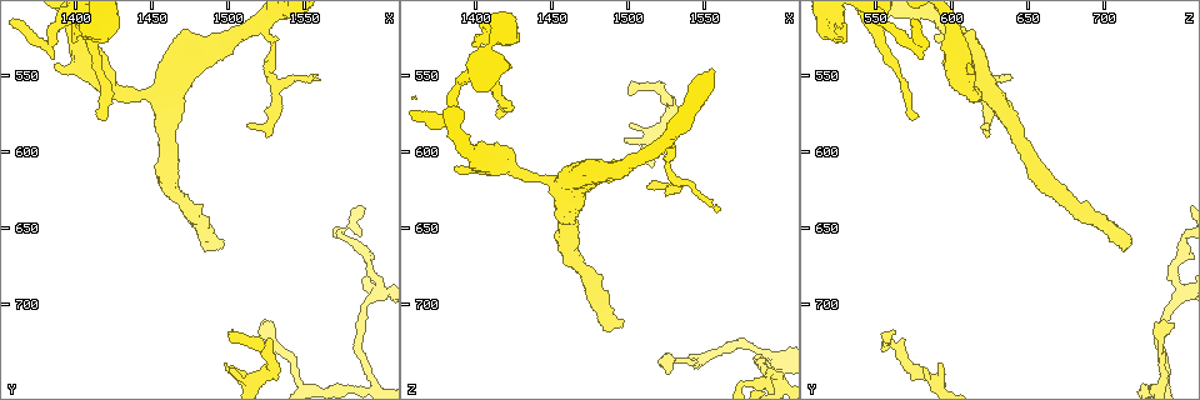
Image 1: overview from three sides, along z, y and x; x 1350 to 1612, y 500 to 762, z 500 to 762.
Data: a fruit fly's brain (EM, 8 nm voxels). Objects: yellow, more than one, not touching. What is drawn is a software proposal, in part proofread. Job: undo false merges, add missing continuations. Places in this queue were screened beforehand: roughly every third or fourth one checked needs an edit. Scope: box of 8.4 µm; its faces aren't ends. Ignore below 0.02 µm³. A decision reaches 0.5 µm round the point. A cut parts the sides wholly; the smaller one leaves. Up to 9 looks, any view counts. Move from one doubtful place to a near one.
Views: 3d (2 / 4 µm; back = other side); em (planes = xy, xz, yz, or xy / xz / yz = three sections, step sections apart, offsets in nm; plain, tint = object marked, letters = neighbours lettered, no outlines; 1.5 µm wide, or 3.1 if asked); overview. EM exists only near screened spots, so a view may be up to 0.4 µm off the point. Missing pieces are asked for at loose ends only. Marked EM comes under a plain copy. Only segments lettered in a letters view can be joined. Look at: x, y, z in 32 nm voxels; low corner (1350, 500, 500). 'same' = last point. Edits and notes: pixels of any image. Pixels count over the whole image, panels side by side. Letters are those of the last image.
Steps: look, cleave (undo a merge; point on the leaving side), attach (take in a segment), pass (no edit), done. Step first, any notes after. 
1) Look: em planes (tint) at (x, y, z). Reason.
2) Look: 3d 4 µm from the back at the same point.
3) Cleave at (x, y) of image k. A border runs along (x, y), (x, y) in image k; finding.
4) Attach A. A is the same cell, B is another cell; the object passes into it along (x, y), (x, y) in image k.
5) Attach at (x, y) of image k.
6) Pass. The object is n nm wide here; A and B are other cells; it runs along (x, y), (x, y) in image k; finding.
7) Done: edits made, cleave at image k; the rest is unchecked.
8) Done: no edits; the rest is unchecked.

Look: em planes (tint) at (1418, 578, 578). An open end.

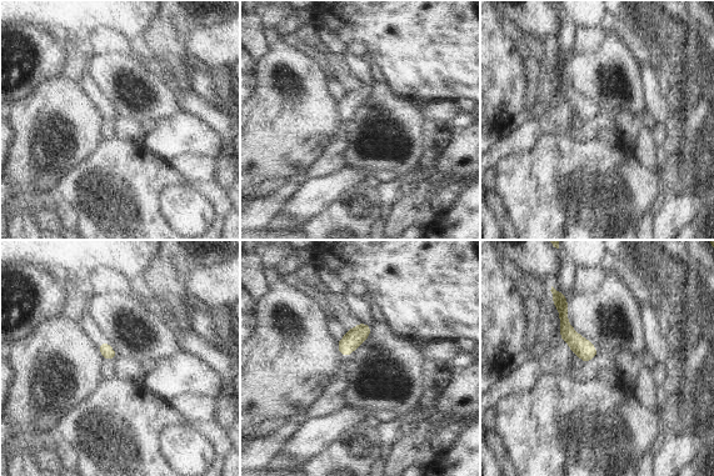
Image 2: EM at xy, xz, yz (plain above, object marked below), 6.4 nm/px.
Look: em planes (letters) at the same point.

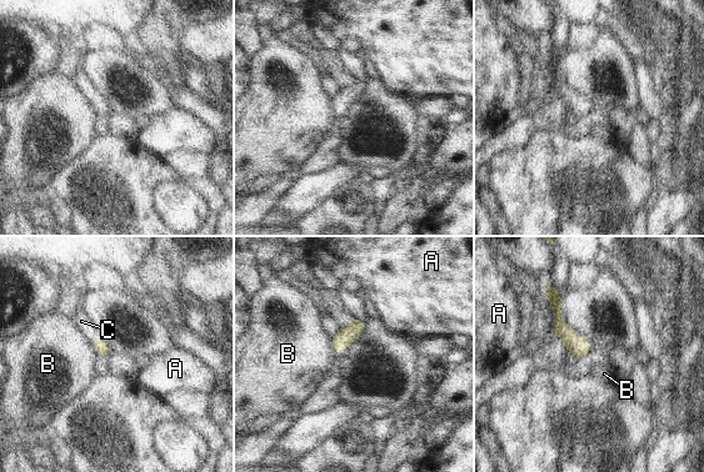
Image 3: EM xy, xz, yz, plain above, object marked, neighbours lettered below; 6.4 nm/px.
Attach C. C is the same cell, A and B are other cells; it goes on there.

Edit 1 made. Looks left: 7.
Look: em yz step 8 (tint) at (1416, 522, 524). Sudden change in width.

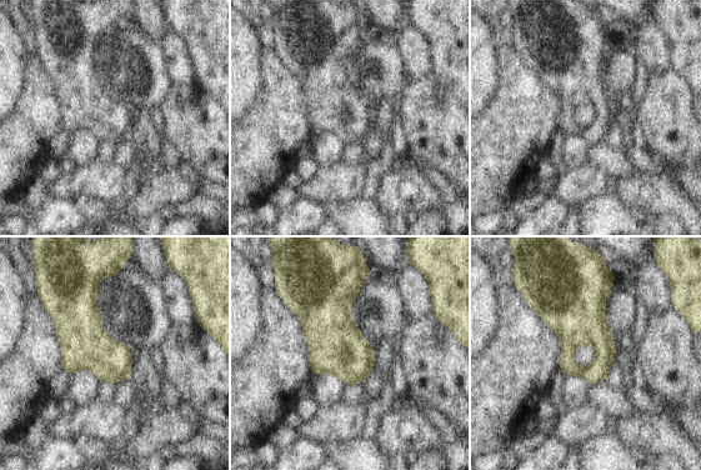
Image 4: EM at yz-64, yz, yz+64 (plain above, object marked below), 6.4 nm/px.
Look: em xy step 8 (letters) at the same point. Another direction.

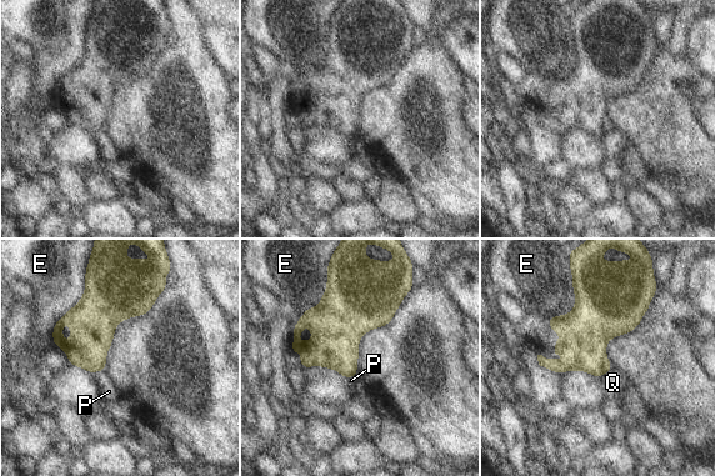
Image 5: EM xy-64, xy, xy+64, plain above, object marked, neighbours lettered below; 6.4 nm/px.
Pass. The longest contact is with E, 280 nm; E, P and Q are other cells; a border runs along (573, 284), (574, 307), (548, 319) in image 5; continuous, no second cell.

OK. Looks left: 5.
Look: em xy step 4 (tint) at (1500, 718, 564). An open end.

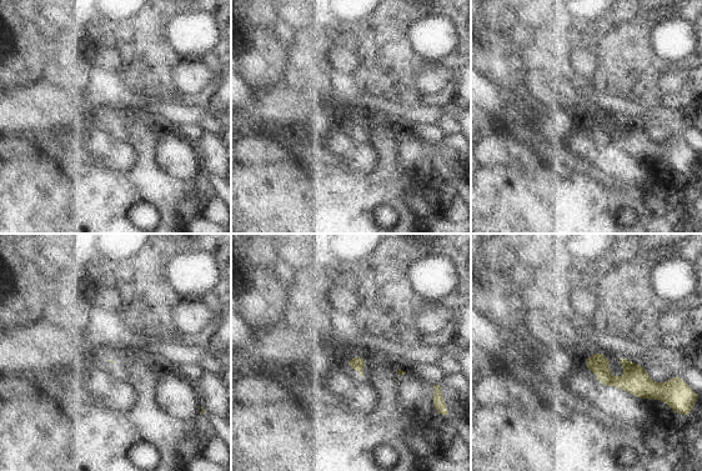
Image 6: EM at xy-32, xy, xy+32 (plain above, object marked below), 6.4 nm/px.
Look: em planes (letters) at the same point. Another direction.

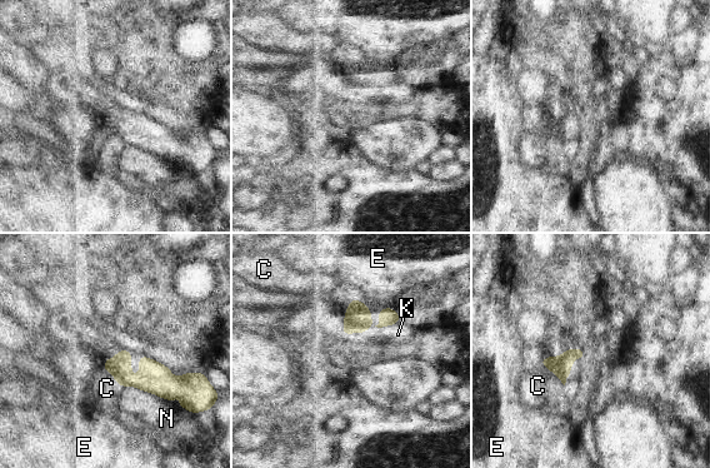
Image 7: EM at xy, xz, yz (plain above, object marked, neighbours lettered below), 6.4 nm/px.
Pass. C, E, K and N are other cells; a border runs along (398, 322), (368, 329) in image 7; none of them fits.

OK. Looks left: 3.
Done: edits made, attach at image 3; the rest is unchecked.

